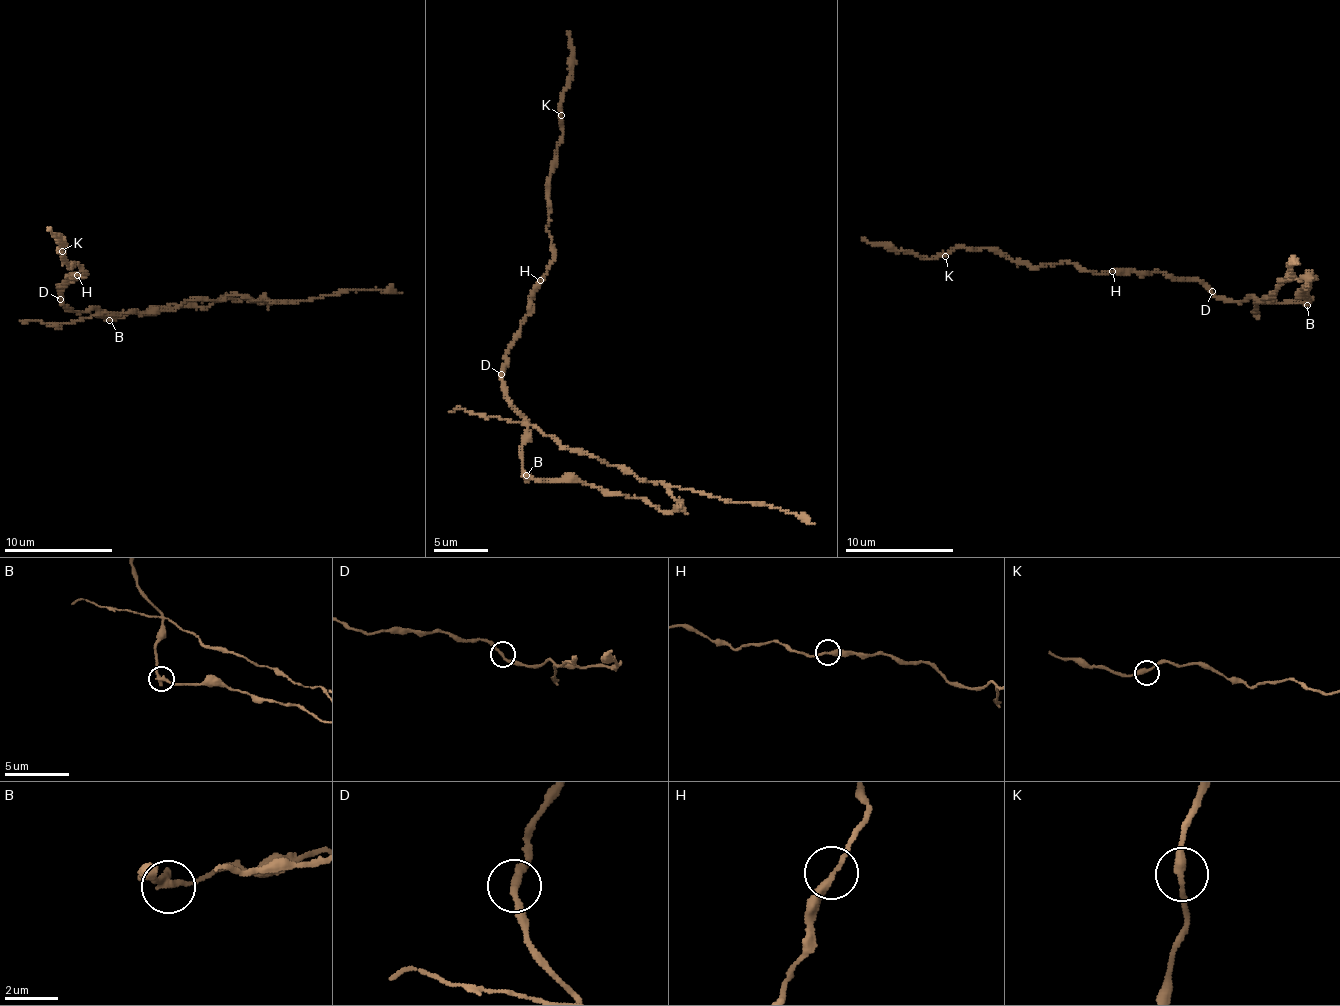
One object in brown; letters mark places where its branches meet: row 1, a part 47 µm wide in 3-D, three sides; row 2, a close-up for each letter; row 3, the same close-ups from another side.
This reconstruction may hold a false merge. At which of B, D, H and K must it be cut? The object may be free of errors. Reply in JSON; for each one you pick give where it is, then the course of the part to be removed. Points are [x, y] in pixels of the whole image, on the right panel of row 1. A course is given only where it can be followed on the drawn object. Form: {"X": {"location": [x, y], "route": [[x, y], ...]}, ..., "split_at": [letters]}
{"B": {"location": [1307, 305], "route": [[1307, 305], [1302, 286], [1305, 277], [1315, 279], [1286, 274], [1273, 298], [1256, 303], [1259, 312]]}, "split_at": ["B"]}

